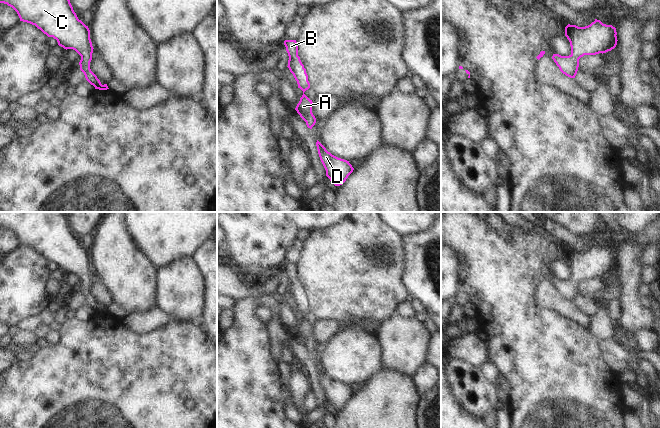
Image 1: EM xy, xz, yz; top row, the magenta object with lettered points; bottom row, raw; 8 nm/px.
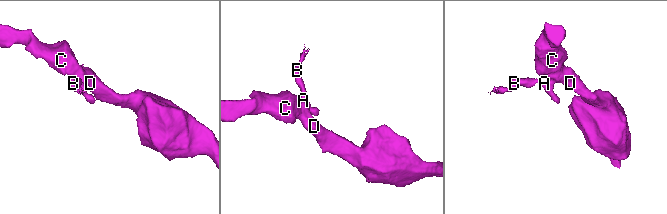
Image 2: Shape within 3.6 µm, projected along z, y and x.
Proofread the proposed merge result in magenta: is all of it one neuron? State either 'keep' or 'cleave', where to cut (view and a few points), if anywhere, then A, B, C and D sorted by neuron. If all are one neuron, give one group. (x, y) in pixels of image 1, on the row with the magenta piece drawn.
keep | no cut | A B C D

